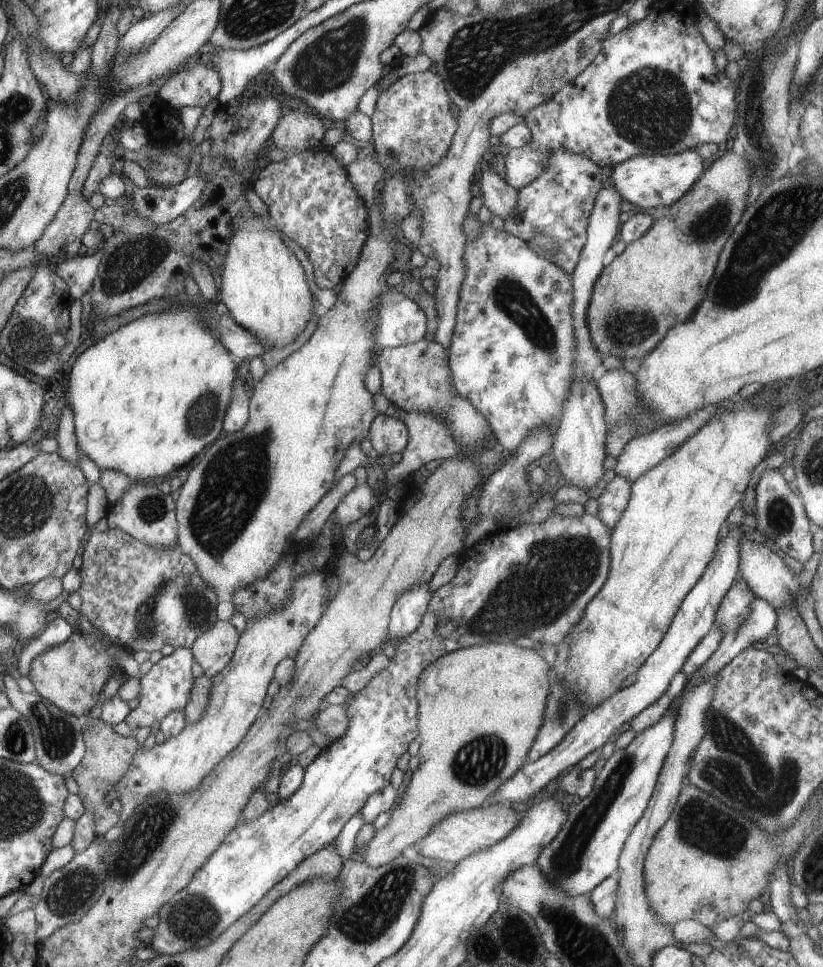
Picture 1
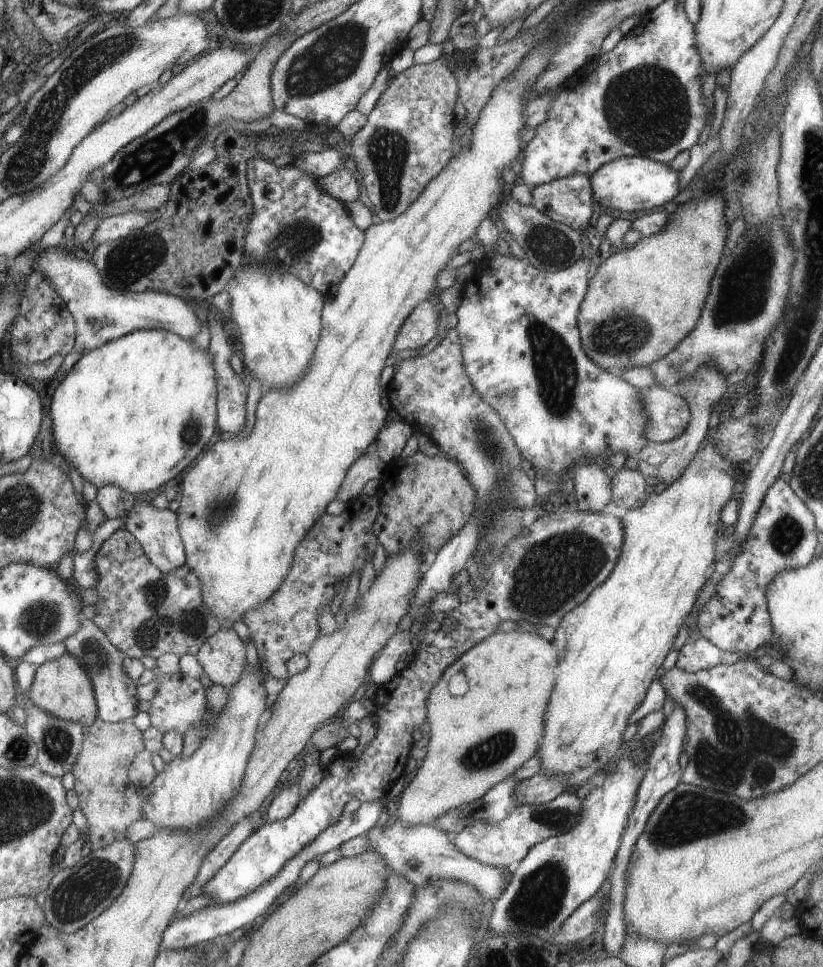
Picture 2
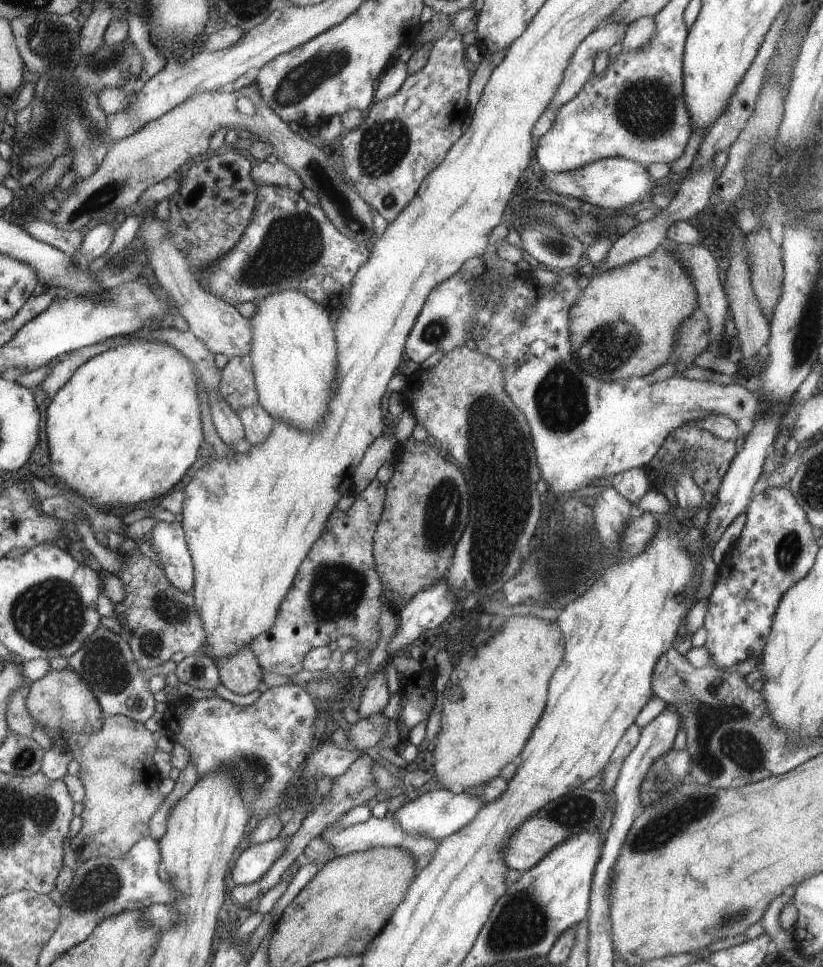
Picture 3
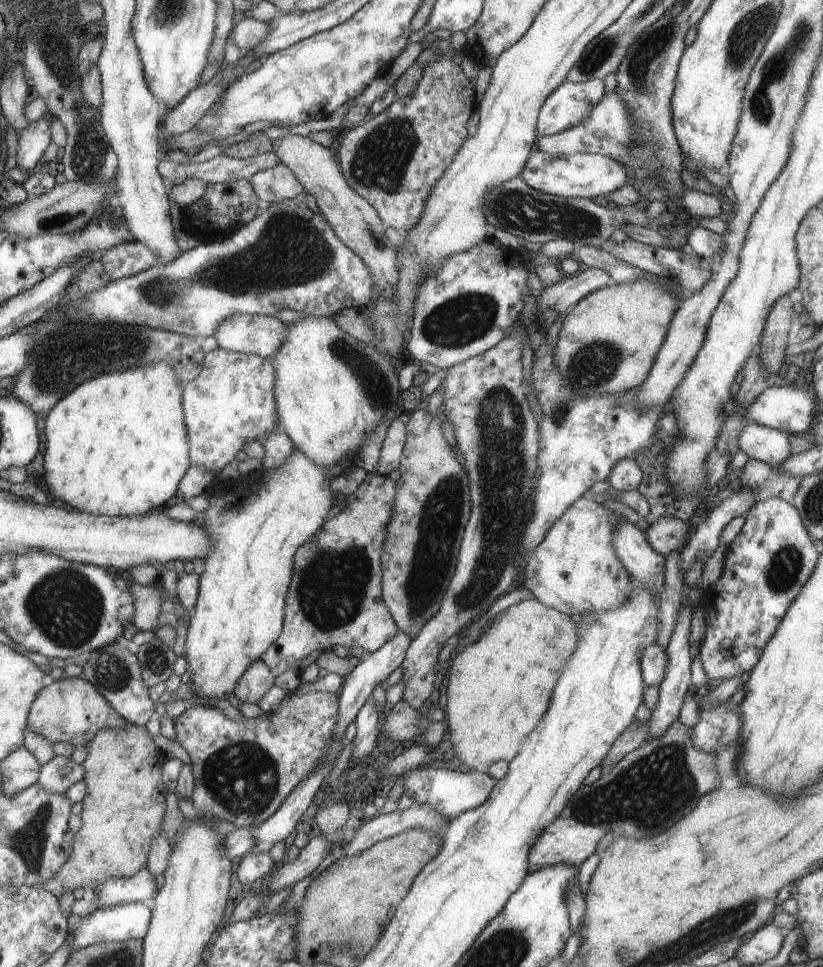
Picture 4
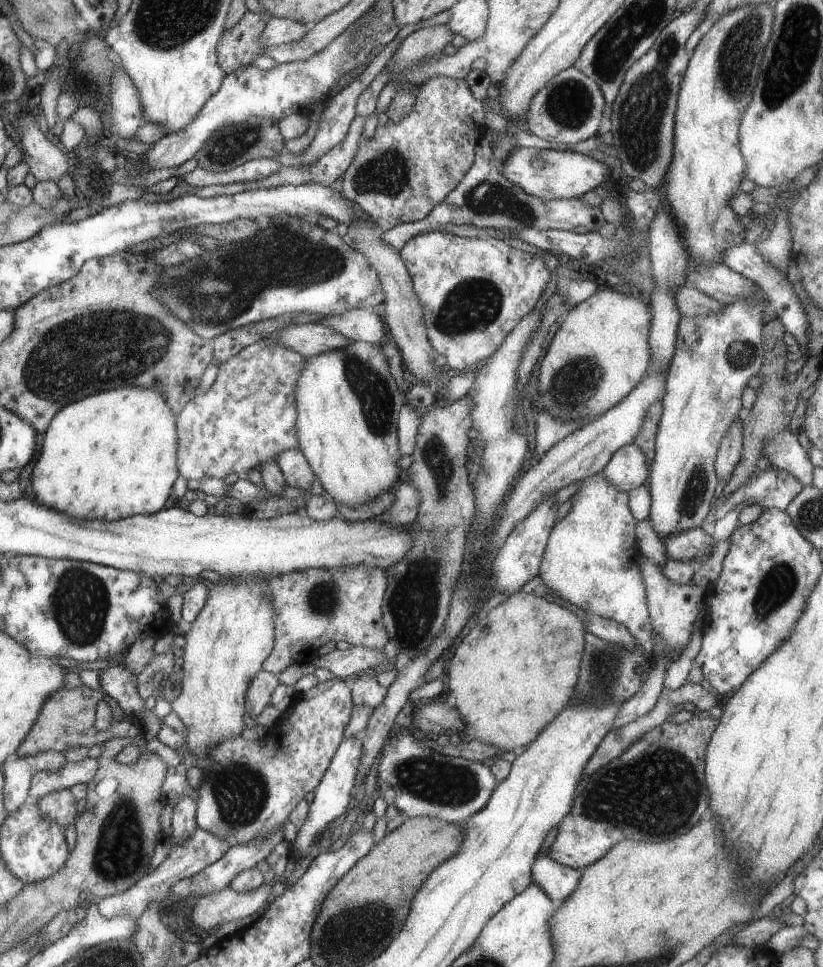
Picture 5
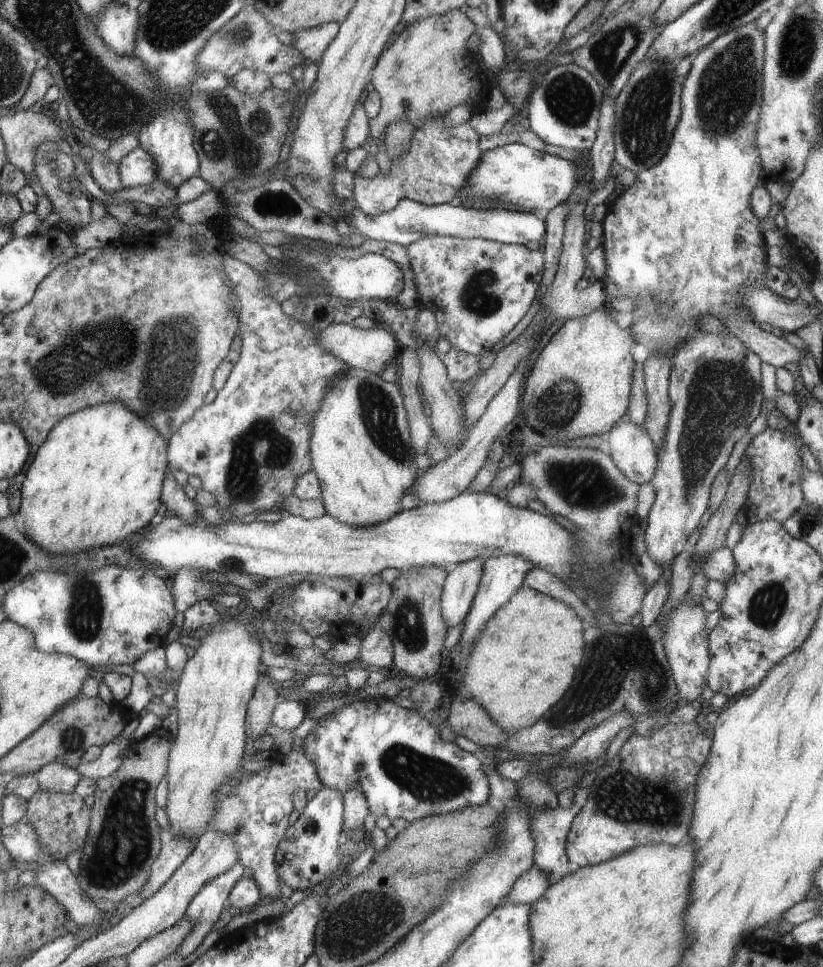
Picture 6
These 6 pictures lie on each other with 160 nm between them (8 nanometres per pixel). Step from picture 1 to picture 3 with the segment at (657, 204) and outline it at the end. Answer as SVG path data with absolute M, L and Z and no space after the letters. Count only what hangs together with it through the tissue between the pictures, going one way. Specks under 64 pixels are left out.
M624 157L603 158L570 172L544 173L539 180L540 190L544 189L568 198L589 202L606 210L626 209L636 201L642 201L642 198L652 190L657 182L648 176L646 167Z

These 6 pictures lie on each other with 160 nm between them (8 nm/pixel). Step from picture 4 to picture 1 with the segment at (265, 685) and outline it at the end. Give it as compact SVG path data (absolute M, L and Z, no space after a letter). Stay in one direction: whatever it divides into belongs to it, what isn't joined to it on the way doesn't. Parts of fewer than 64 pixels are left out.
M218 619L214 626L189 649L208 678L217 675L231 660L239 646L240 632L232 622Z

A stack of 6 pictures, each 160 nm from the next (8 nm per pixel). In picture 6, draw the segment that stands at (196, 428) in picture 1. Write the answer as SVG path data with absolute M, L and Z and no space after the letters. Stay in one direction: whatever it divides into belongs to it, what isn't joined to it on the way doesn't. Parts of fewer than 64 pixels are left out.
M102 404L102 406L92 406L88 410L79 410L64 417L51 430L50 436L37 448L36 456L26 472L26 478L20 488L21 502L19 512L24 520L24 536L28 537L33 543L47 550L53 555L83 553L92 549L109 547L126 541L129 537L146 529L152 521L155 521L156 512L160 508L160 488L168 474L168 454L167 446L169 442L152 427L147 420L141 419L135 412L129 411L124 405Z

